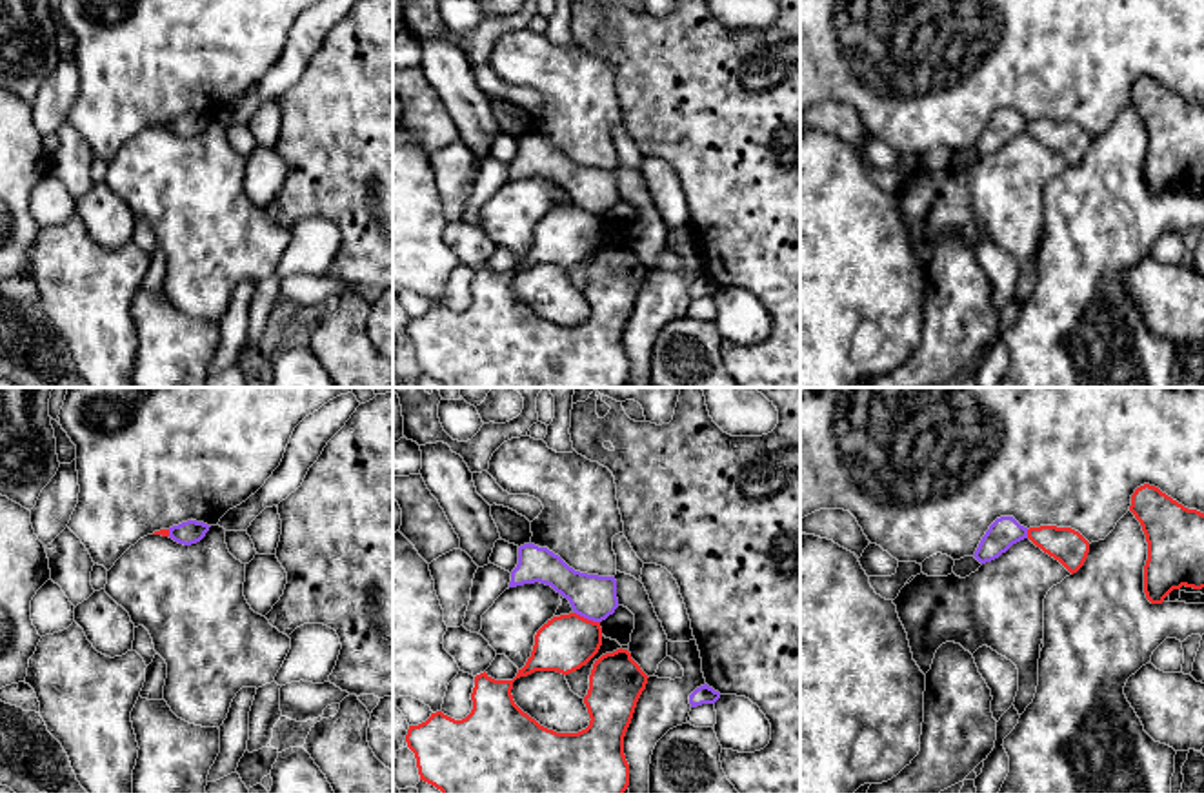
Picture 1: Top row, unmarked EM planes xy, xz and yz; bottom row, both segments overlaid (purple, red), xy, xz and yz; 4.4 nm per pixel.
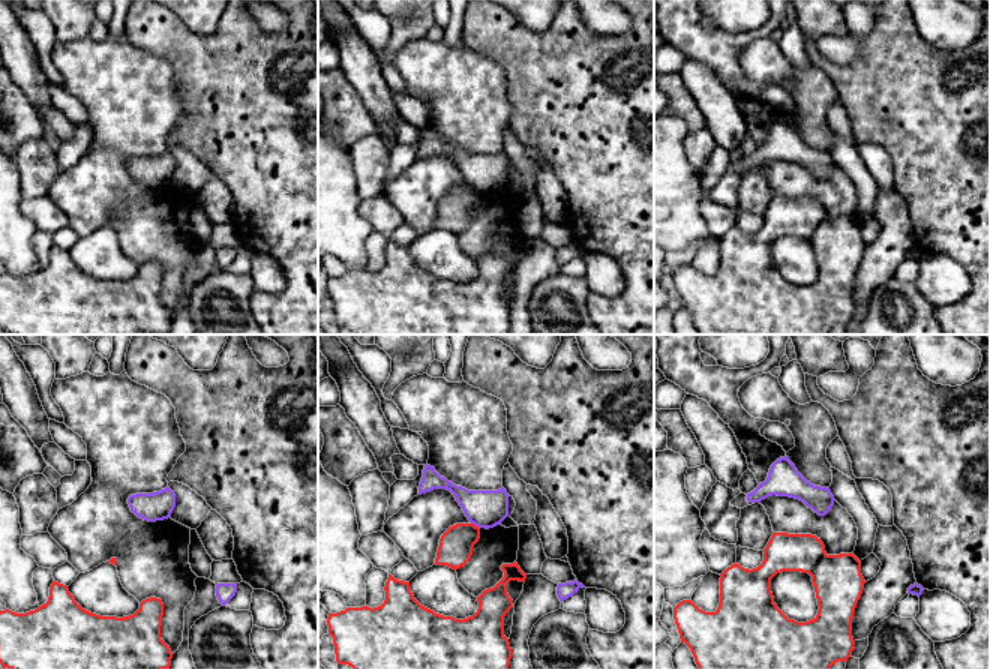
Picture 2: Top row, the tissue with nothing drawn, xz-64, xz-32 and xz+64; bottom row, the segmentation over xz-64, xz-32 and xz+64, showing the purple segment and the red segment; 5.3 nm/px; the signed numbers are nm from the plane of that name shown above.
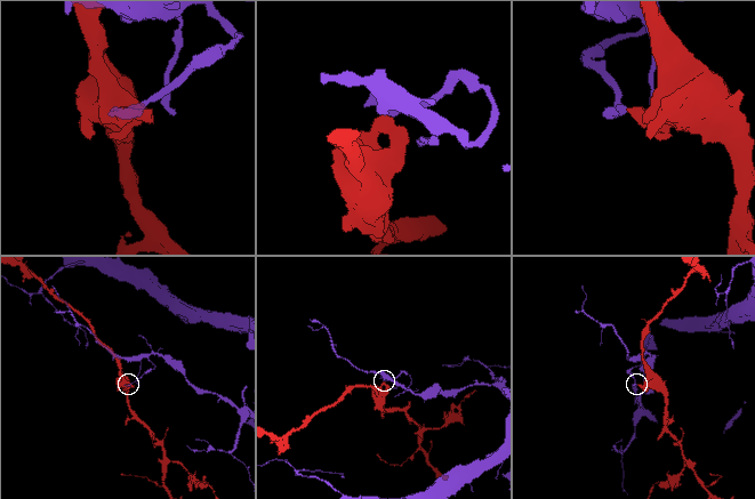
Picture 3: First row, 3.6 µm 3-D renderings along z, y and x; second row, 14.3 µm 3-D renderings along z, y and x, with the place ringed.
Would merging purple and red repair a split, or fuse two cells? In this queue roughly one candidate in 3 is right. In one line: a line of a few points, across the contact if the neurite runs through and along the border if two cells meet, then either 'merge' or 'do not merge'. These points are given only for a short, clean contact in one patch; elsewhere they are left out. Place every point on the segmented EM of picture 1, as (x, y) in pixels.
line xz (575, 612), (599, 622); do not merge

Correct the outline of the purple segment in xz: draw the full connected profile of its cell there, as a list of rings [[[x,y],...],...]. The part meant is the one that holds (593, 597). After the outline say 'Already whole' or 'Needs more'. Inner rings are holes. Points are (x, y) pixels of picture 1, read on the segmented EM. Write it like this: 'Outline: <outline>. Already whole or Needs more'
Outline: [[[524,544],[518,564],[511,571],[509,587],[546,584],[569,600],[573,611],[587,620],[602,622],[618,607],[615,577],[575,571],[547,547]]]. Already whole

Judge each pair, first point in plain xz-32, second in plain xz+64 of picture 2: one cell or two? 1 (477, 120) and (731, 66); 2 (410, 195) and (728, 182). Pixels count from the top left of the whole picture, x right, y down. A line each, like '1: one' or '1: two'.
1: two
2: two

